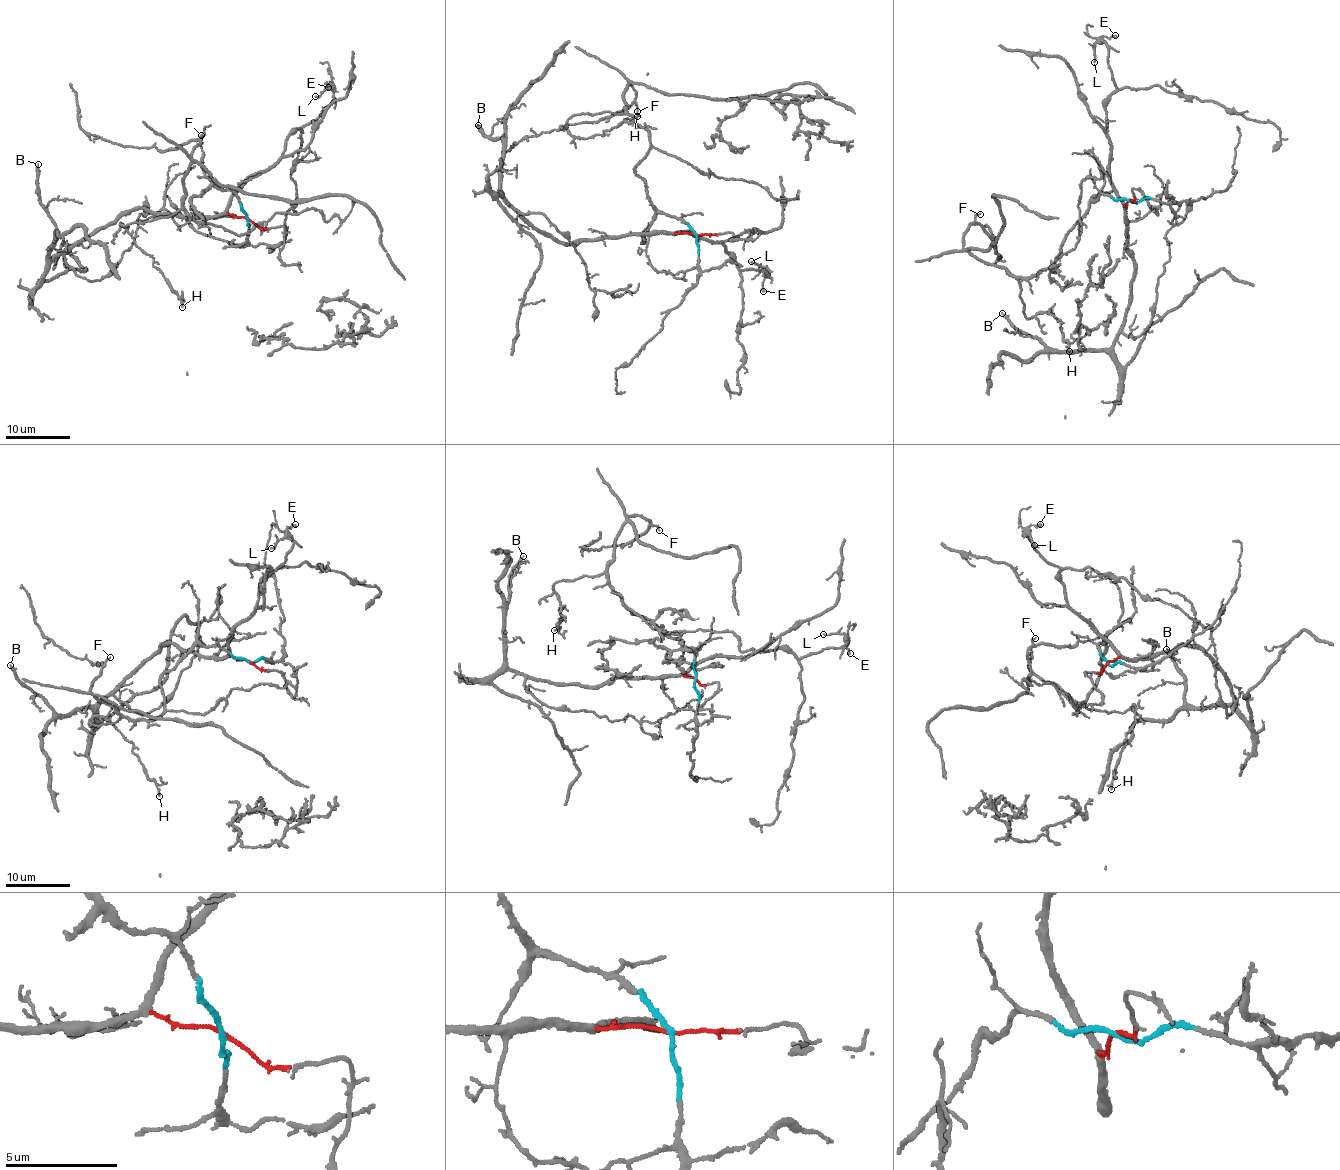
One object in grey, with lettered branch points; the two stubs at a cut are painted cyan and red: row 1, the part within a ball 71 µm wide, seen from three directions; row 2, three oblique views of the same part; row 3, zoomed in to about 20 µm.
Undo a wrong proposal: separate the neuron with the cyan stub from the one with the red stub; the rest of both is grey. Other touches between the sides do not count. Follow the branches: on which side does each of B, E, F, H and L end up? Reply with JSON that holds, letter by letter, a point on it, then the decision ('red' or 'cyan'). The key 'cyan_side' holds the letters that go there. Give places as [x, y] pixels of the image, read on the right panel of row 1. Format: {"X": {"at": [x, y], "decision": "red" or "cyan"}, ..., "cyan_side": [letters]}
{"B": {"at": [1002, 313], "decision": "red"}, "E": {"at": [1115, 35], "decision": "red"}, "F": {"at": [980, 214], "decision": "cyan"}, "H": {"at": [1069, 351], "decision": "cyan"}, "L": {"at": [1094, 62], "decision": "red"}, "cyan_side": ["F", "H"]}

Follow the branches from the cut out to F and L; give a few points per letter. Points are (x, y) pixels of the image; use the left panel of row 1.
F: (248, 219), (232, 191), (214, 185), (190, 201), (204, 223), (189, 215), (183, 205), (183, 185), (202, 135)
L: (248, 219), (232, 216), (228, 202), (273, 165), (287, 136), (322, 111), (333, 97), (333, 87), (315, 97)

